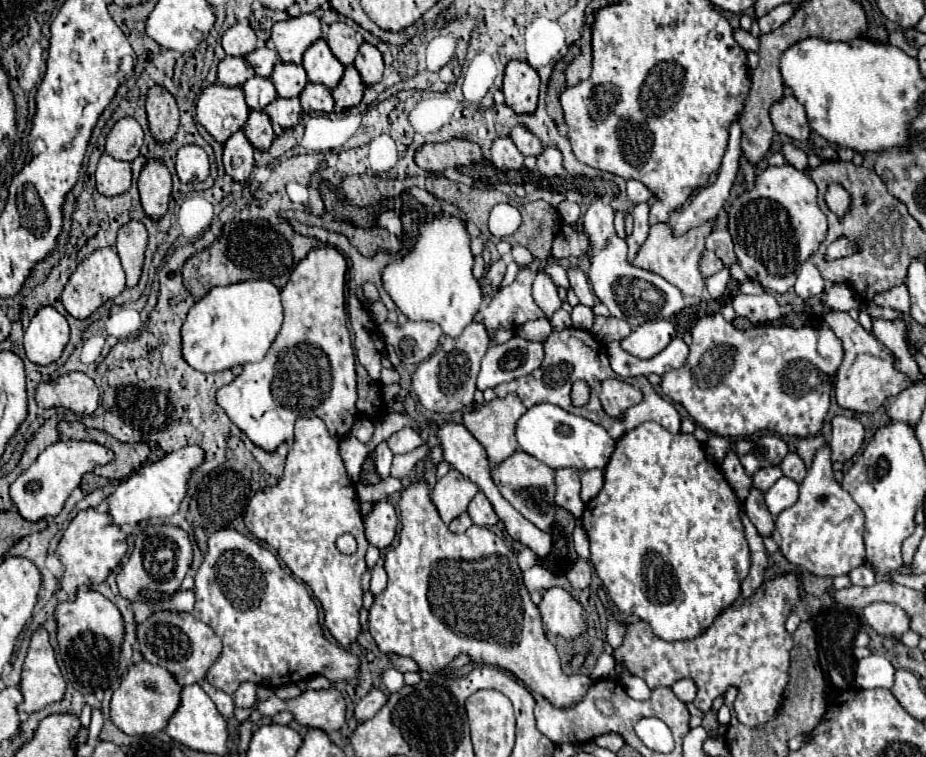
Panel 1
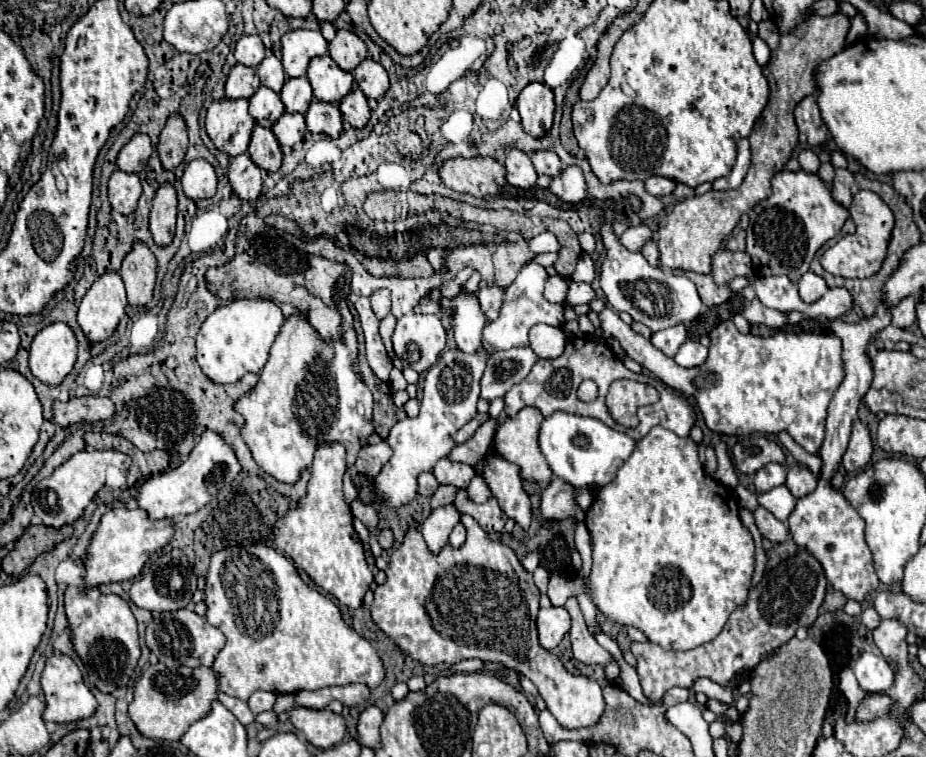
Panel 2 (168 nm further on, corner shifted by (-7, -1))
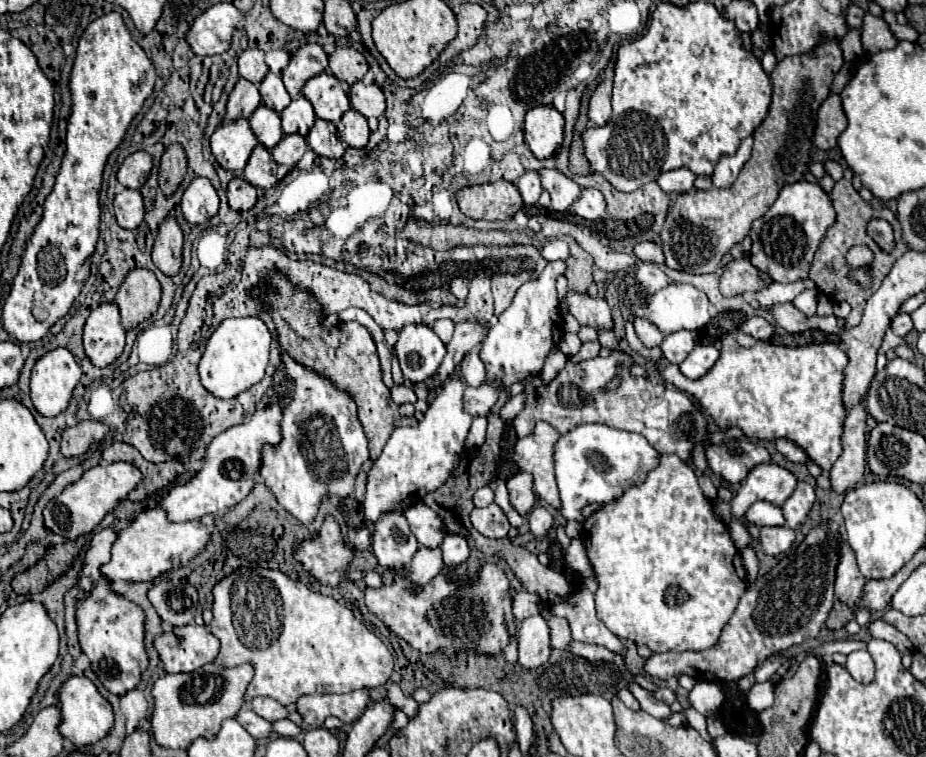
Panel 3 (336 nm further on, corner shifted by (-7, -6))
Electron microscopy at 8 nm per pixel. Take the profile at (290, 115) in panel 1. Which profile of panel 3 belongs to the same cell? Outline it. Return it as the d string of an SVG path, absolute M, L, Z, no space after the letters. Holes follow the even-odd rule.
M284 135L280 143L272 149L272 157L276 163L286 163L286 165L296 165L304 151L308 149L308 143L302 135Z

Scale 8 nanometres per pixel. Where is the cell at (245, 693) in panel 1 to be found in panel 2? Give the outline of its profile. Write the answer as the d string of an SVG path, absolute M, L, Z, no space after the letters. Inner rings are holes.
M258 690L250 696L248 700L248 706L254 714L260 714L260 712L266 712L266 710L272 710L276 704L276 694L274 692L264 692L264 690Z

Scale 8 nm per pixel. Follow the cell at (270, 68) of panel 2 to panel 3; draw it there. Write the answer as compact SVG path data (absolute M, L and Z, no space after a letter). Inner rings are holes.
M272 71L266 73L266 77L262 79L258 89L260 89L260 95L262 95L262 103L272 107L278 113L292 101L284 83L282 83L282 79L278 75L274 75Z

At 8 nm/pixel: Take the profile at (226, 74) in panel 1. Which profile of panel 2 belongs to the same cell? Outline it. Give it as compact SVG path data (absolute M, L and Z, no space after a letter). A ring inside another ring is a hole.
M236 64L230 70L228 82L226 82L226 98L228 100L238 100L238 98L250 98L260 86L256 68L248 68L242 64Z

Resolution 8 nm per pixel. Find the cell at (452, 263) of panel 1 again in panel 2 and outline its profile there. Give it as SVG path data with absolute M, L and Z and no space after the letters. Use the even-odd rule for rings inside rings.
M464 292L450 300L442 298L442 310L448 308L456 308L456 314L450 320L458 348L466 354L478 352L482 348L482 328L486 326L478 298L474 294Z

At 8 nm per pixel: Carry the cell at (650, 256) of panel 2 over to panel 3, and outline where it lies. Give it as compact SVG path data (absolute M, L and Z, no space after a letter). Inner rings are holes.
M640 263L636 269L636 279L642 283L642 287L650 293L662 289L664 285L668 285L666 275L662 273L662 269L654 263Z

